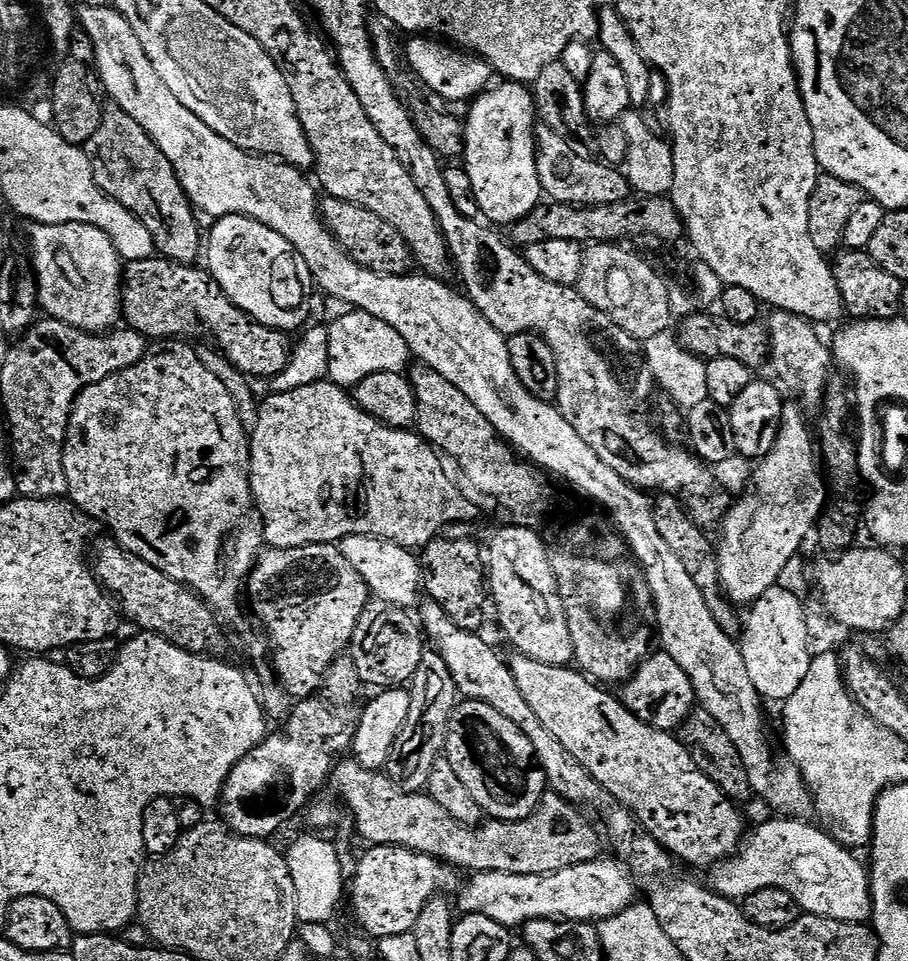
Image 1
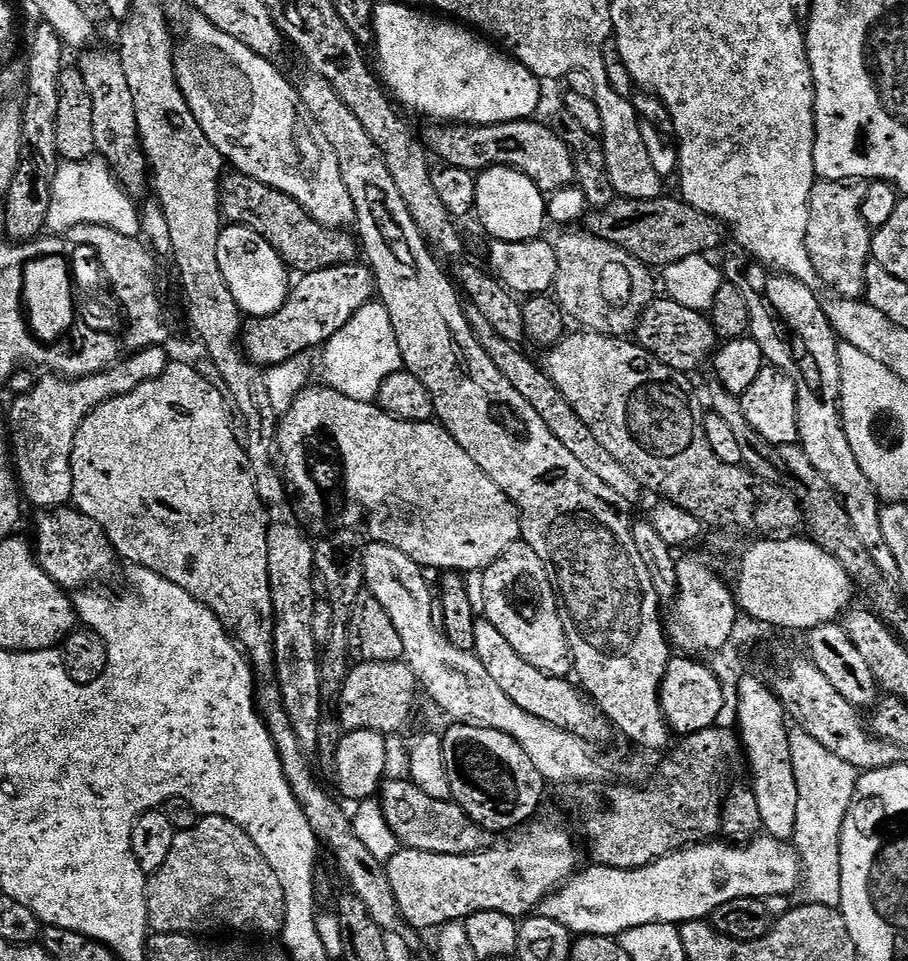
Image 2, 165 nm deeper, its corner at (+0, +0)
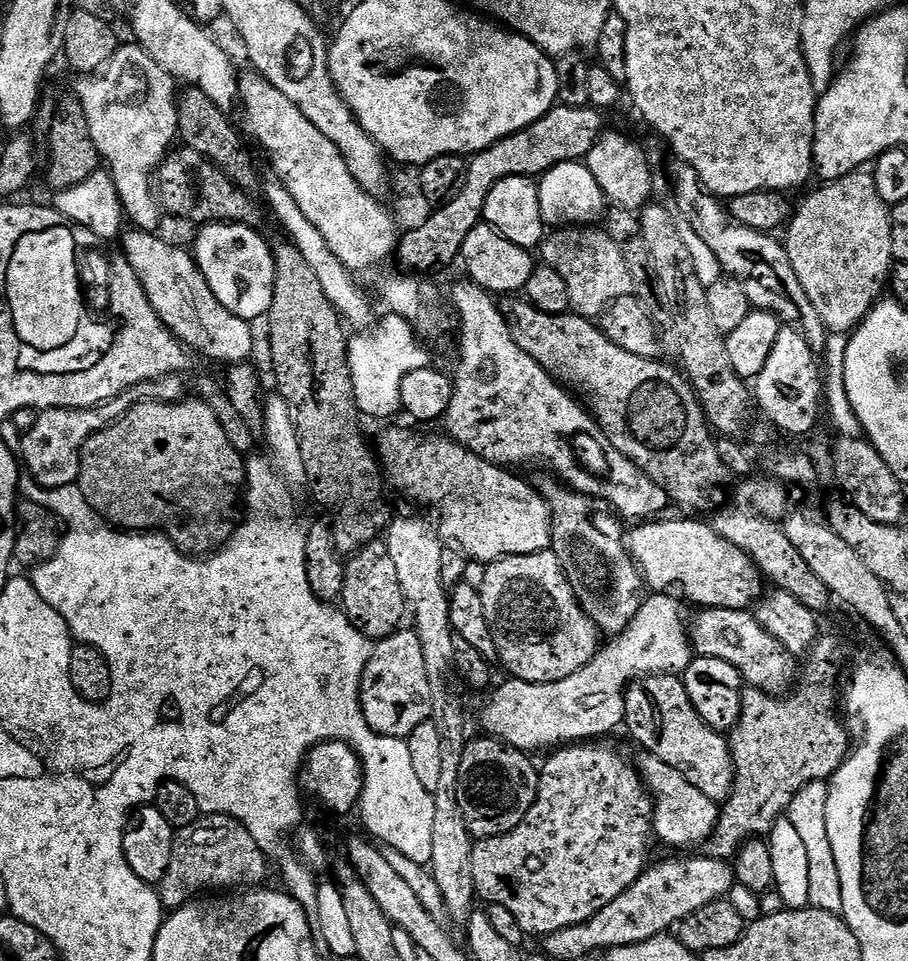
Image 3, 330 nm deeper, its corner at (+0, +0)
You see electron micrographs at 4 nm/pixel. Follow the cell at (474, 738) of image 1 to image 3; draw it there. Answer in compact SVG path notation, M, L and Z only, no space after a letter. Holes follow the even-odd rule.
M495 738L484 740L469 739L464 745L462 766L460 767L460 805L462 814L466 818L466 826L472 831L473 837L487 838L490 836L505 836L523 822L530 806L536 800L536 791L540 788L540 772L532 765L527 751L511 748Z

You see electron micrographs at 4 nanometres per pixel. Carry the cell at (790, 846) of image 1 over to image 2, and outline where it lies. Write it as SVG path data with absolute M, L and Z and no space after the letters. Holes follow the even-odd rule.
M761 834L750 844L734 845L727 842L705 842L694 844L663 856L655 864L641 868L602 868L591 866L583 872L577 871L571 880L551 892L539 906L539 915L562 922L577 937L611 936L619 938L634 926L651 924L681 925L691 920L708 920L718 906L734 902L734 898L769 898L768 896L788 896L797 891L802 880L800 857L791 843L775 840Z

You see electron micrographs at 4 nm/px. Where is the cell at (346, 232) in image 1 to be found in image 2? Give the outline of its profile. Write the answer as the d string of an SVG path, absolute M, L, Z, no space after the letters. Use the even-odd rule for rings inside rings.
M235 170L229 171L220 182L220 211L229 225L254 230L297 273L317 272L327 267L354 264L361 259L362 249L351 231L327 228L319 224L290 194L274 190L254 178Z

